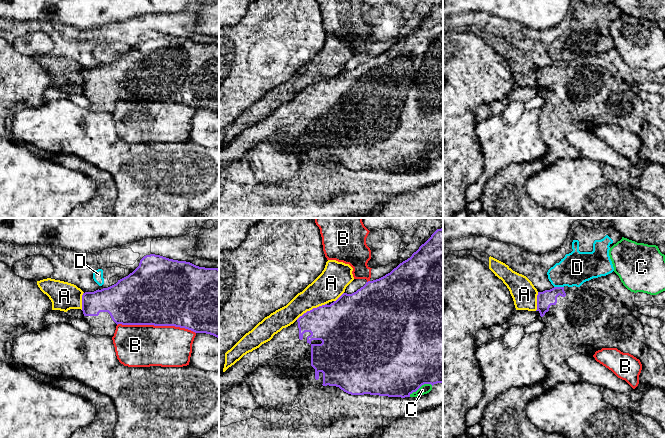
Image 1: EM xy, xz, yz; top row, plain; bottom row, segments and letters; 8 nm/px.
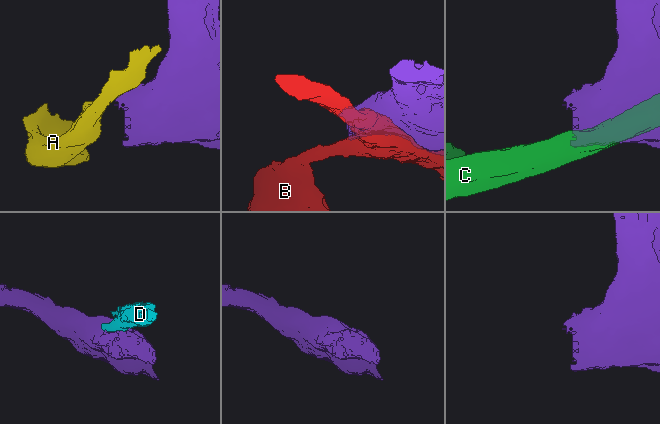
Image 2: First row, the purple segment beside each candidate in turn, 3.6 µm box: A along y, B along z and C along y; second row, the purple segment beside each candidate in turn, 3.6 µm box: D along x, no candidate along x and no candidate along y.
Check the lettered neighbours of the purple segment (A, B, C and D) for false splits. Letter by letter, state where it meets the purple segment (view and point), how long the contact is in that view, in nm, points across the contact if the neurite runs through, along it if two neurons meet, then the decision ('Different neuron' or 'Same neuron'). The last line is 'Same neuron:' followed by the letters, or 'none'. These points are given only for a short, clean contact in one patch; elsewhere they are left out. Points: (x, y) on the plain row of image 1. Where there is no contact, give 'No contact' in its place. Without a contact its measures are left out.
A: Touches purple at xz (312, 85). Shared border 280 nm. Boundary: xz (326, 79), (307, 86), (296, 95). Different neuron
B: Touches purple at xy (156, 101). Shared border 650 nm. Different neuron
C: Touches purple at xz (420, 162). Shared border 220 nm. Different neuron
D: Touches purple at yz (559, 63). Shared border 80 nm. Boundary: yz (554, 62), (563, 63). Different neuron
Same neuron: none

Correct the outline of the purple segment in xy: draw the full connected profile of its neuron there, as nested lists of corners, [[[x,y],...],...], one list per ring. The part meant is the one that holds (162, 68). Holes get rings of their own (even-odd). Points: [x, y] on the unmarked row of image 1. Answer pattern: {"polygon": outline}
{"polygon": [[[155,30],[146,31],[132,49],[118,56],[116,60],[83,69],[82,87],[83,96],[90,101],[90,111],[113,113],[116,102],[122,100],[175,102],[219,114],[219,45],[199,43],[190,38]]]}

